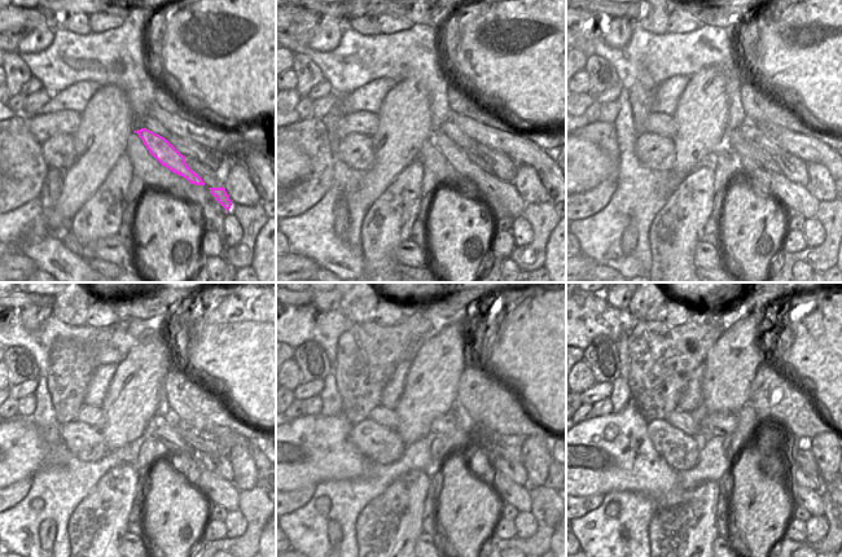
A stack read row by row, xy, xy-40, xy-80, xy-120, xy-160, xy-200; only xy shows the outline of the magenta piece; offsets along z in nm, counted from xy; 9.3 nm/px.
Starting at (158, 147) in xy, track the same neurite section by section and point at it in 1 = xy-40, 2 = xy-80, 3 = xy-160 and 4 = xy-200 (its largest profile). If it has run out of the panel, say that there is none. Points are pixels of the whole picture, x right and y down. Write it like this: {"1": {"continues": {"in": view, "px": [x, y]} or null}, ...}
{"1": {"continues": {"in": "xy-40", "px": [507, 193]}}, "2": {"continues": {"in": "xy-80", "px": [798, 198]}}, "3": {"continues": {"in": "xy-160", "px": [520, 496]}}, "4": {"continues": {"in": "xy-200", "px": [811, 500]}}}

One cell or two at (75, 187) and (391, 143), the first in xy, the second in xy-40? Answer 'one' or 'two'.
one

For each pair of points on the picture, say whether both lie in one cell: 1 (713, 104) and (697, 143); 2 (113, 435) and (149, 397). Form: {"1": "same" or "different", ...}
{"1": "same", "2": "same"}

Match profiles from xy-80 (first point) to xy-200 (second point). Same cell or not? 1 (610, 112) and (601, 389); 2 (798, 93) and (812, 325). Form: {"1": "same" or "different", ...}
{"1": "different", "2": "same"}

